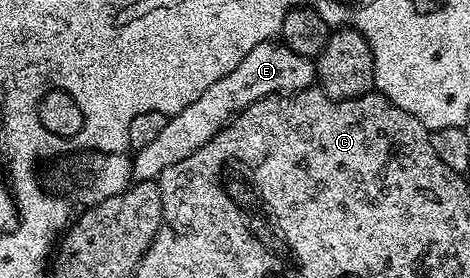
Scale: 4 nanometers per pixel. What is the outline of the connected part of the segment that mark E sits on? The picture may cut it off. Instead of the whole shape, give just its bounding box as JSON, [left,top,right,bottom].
[131,40,316,182]

